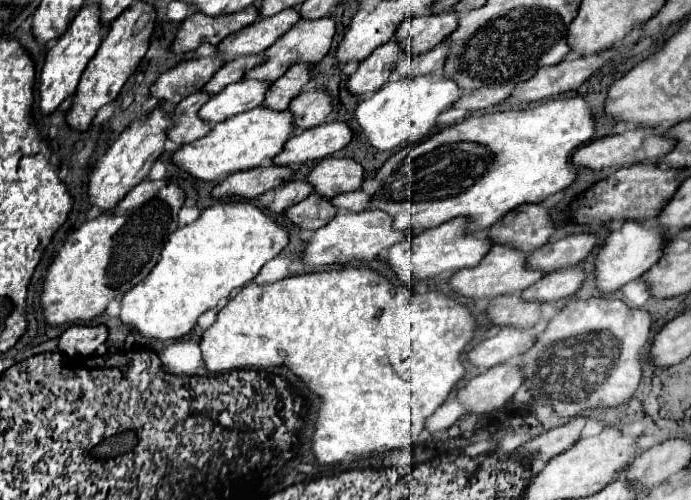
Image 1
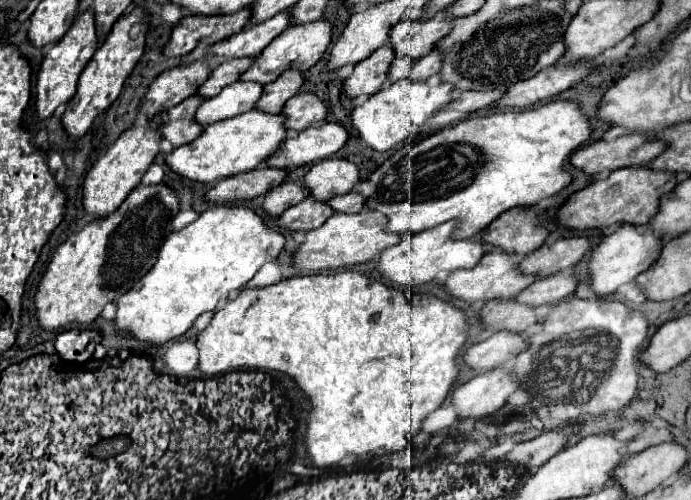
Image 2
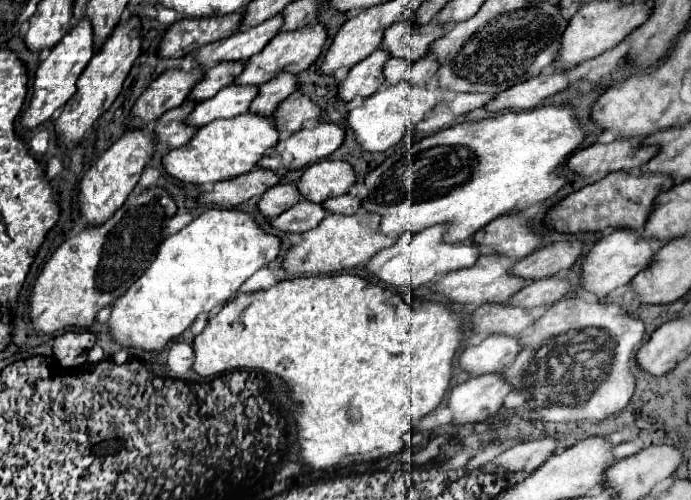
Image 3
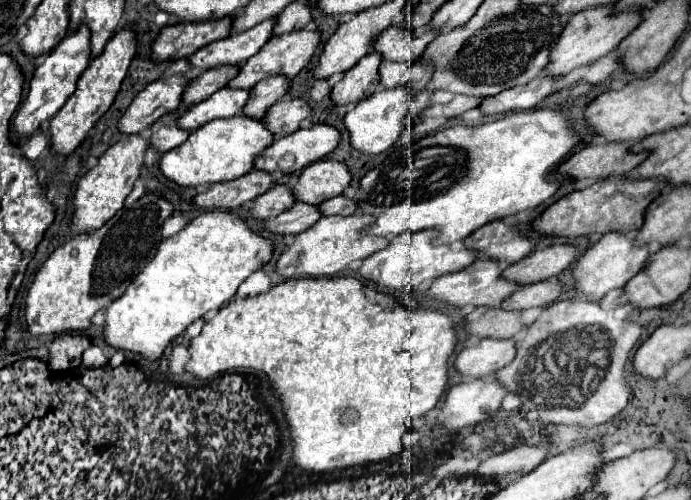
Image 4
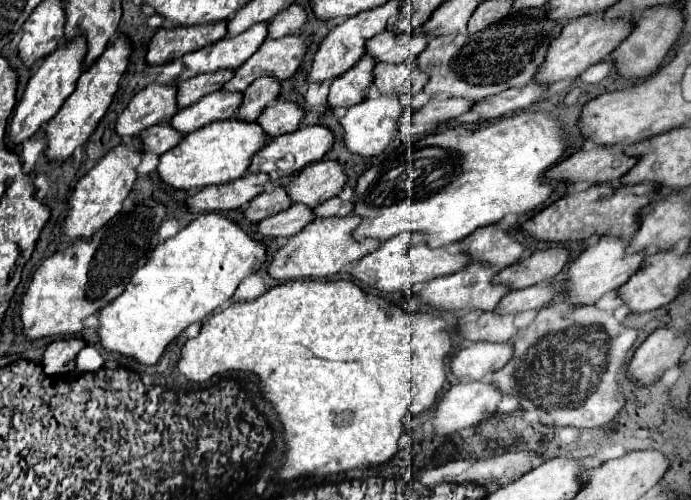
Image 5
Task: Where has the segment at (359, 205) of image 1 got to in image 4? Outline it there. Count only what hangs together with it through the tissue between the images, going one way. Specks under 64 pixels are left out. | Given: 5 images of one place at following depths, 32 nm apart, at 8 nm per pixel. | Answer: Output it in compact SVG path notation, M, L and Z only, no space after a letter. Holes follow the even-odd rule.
M336 196L336 198L330 198L330 200L322 202L318 206L318 210L320 210L322 216L334 216L334 214L338 214L338 216L350 216L350 214L356 212L356 202L344 198L344 196Z

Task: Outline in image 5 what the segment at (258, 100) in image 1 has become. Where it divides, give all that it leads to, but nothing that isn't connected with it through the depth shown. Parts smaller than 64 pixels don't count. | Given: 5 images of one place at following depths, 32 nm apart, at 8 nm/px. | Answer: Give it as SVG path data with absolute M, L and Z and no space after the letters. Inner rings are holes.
M216 90L210 96L204 96L200 102L190 104L186 108L180 108L174 118L170 120L172 128L190 134L194 130L204 128L206 124L212 124L216 120L228 120L238 112L238 106L242 102L240 92L222 92Z

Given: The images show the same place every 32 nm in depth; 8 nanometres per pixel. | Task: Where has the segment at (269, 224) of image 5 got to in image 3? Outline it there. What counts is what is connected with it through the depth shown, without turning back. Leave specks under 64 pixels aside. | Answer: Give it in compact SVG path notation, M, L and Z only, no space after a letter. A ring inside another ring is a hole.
M300 200L290 210L282 212L278 218L270 220L270 226L280 230L280 232L288 232L288 234L298 232L298 234L302 234L308 228L316 228L324 216L328 216L328 212L320 204Z

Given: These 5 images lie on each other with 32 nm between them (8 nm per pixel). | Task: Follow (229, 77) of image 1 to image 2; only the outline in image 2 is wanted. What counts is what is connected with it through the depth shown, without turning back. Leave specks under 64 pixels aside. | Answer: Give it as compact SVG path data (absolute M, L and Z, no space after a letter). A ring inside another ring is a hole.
M242 58L242 60L224 60L222 64L218 64L218 68L214 68L208 76L208 80L198 88L198 96L202 98L212 98L216 96L224 86L236 82L240 78L240 74L244 72L244 68L248 68L252 64L252 58Z

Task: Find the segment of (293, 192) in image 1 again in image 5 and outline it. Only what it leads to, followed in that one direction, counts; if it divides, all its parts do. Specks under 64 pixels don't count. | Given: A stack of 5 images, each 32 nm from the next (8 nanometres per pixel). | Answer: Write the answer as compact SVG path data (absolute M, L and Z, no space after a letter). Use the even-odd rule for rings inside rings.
M274 188L272 192L266 190L250 202L250 206L244 210L244 218L248 218L250 222L260 222L272 214L278 214L280 210L286 210L290 204L292 202L284 188Z

